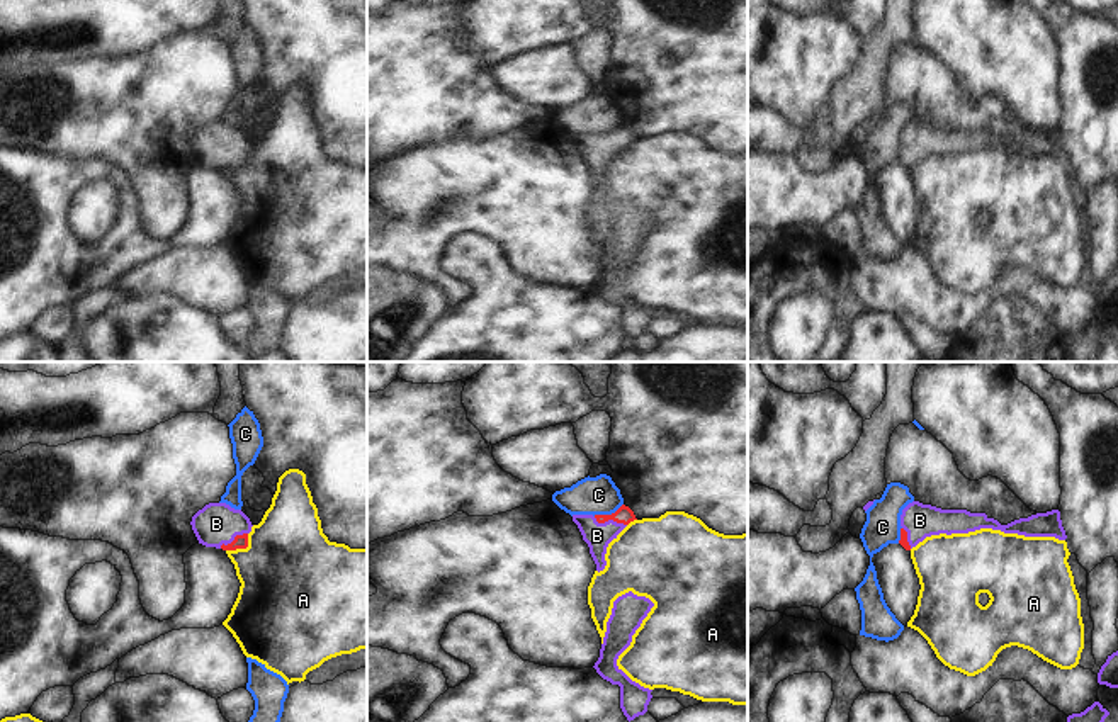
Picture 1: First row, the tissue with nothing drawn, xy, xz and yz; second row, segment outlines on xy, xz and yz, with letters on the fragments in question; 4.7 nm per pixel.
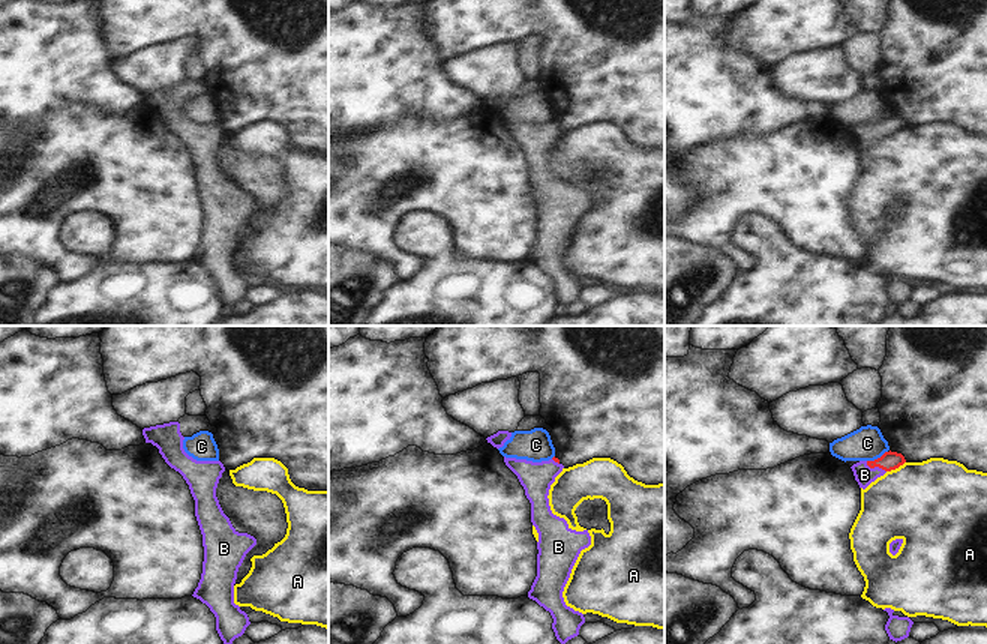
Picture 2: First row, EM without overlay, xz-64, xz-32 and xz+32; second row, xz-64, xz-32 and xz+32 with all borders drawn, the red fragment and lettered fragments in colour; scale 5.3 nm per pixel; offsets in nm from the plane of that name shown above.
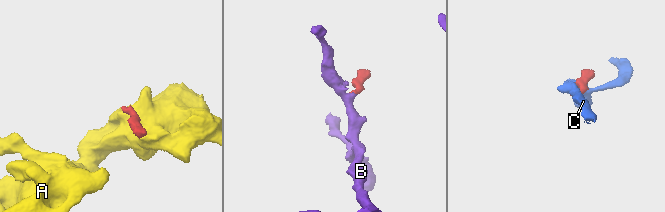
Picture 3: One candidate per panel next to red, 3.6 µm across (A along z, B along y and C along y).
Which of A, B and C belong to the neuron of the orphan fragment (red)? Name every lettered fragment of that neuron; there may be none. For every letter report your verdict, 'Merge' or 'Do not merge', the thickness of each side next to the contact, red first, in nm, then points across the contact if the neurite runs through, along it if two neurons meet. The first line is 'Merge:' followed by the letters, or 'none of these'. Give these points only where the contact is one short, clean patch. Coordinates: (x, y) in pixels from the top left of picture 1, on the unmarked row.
Merge: B
A: Do not merge. Thickness 60 nm (red) against 460 nm
B: Merge. Thickness 80 nm (red) against 120 nm. Path across: xz (624, 135), (610, 138), (597, 155)
C: Do not merge. Thickness 80 nm (red) against 180 nm.

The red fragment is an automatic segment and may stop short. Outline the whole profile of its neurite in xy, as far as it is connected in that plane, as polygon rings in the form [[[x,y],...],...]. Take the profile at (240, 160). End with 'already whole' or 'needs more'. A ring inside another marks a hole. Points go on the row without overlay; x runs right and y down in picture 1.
[[[209,122],[192,136],[192,149],[199,163],[223,170],[248,166],[250,138],[226,122]]] | needs more

